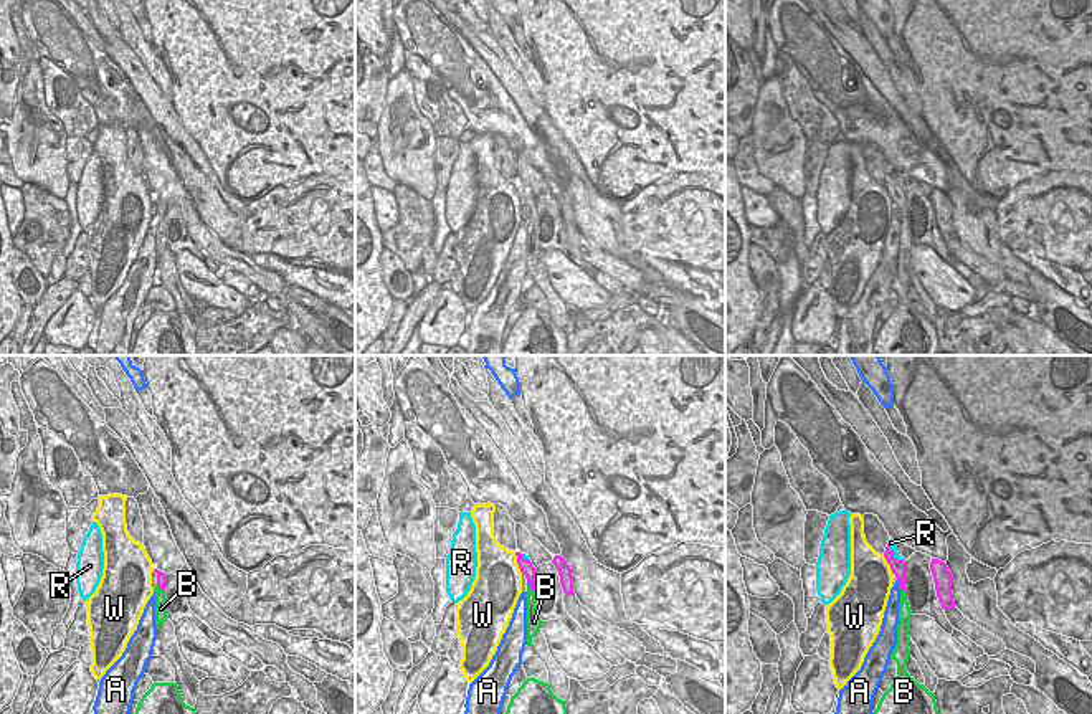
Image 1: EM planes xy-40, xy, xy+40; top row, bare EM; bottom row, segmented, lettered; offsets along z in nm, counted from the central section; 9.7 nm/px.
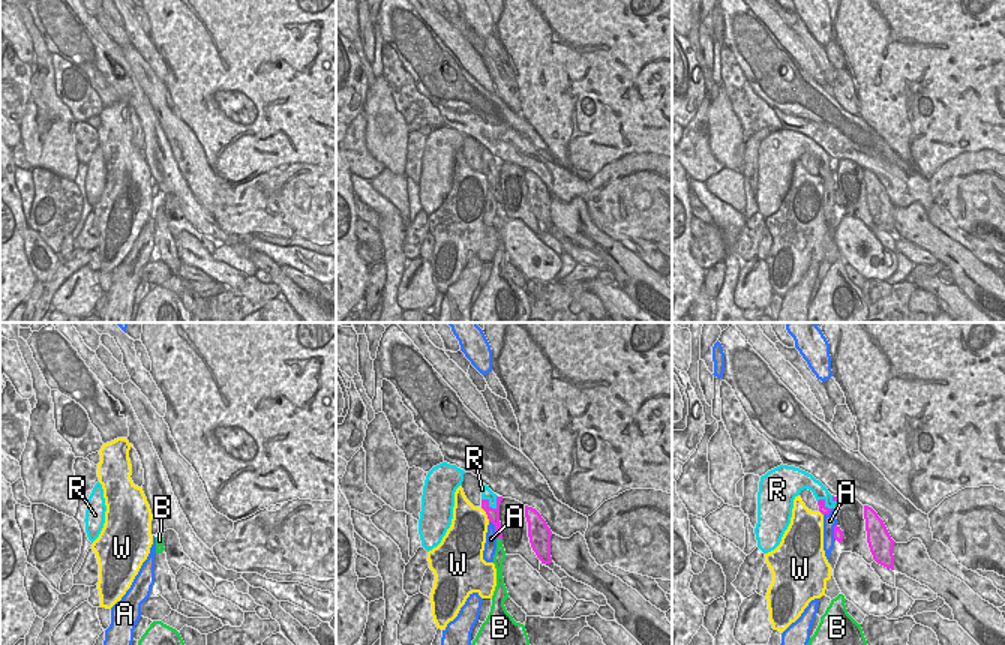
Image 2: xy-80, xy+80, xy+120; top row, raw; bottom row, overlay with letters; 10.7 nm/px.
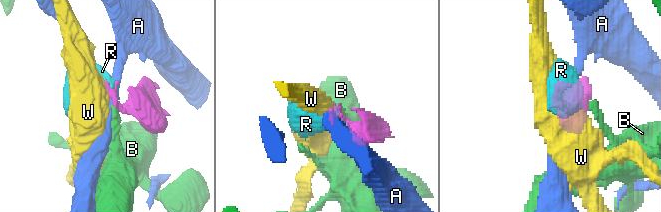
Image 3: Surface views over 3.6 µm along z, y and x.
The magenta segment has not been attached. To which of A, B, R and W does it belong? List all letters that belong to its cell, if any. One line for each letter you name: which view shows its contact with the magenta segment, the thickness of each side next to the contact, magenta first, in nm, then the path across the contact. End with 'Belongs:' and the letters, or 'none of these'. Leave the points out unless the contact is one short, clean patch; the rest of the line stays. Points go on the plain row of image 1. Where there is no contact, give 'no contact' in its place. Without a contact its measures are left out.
Belongs: none of these

